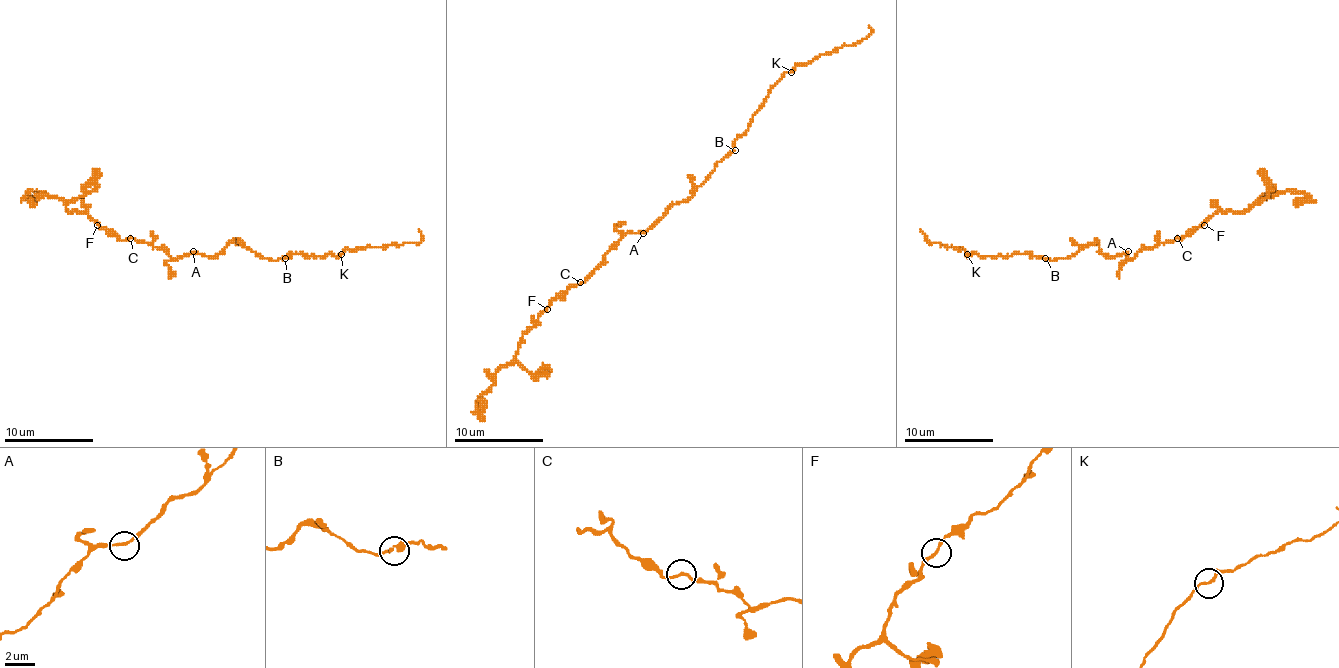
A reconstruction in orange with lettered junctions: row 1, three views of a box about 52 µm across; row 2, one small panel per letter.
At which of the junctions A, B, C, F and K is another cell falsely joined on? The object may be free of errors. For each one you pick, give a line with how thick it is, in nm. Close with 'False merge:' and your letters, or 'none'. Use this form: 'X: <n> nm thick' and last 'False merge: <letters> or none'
False merge: none

